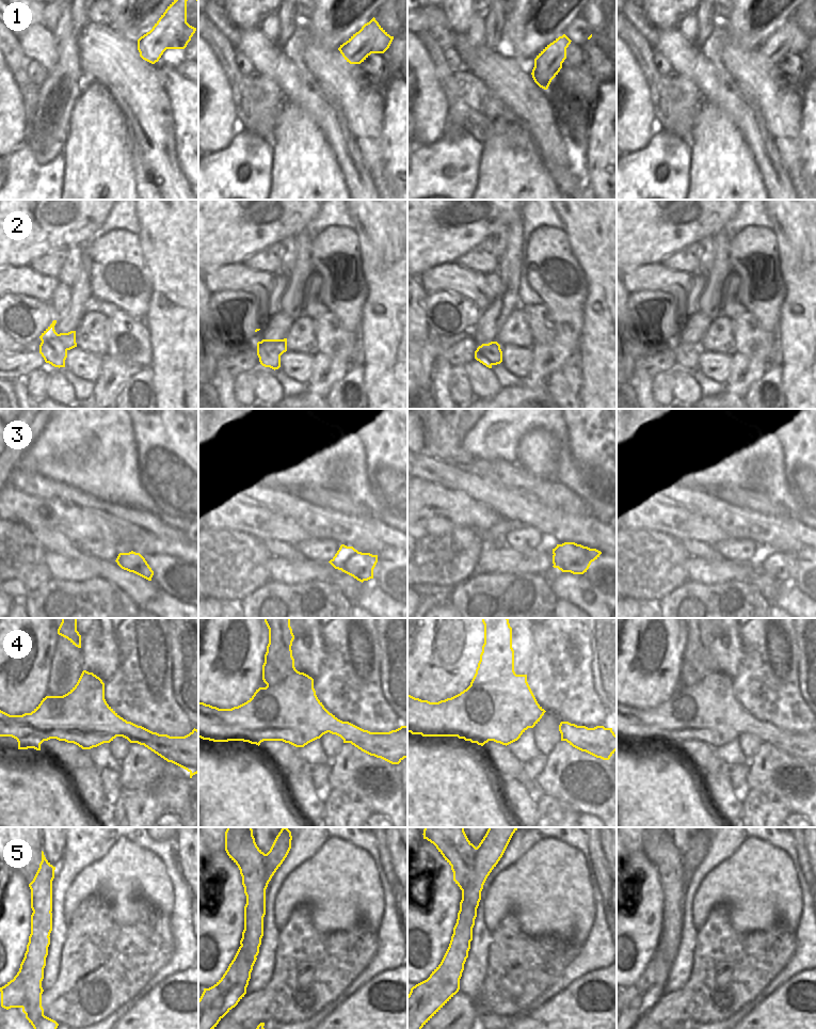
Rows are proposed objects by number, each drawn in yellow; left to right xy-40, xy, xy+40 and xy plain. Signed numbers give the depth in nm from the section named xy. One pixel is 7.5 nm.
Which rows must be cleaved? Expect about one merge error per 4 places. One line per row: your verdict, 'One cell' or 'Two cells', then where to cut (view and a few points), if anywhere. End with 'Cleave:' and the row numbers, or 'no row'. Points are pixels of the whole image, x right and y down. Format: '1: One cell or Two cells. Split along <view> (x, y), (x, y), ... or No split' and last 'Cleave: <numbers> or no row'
1: One cell. No split
2: One cell. No split
3: Two cells. Split along xy (357, 551), (340, 569)
4: Two cells. Split along xy+40 (515, 674), (509, 674), (489, 682), (470, 685)
5: Two cells. Split along xy+40 (477, 848), (473, 875), (462, 890)
Cleave: 3, 4, 5.

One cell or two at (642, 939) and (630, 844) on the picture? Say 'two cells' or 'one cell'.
two cells

